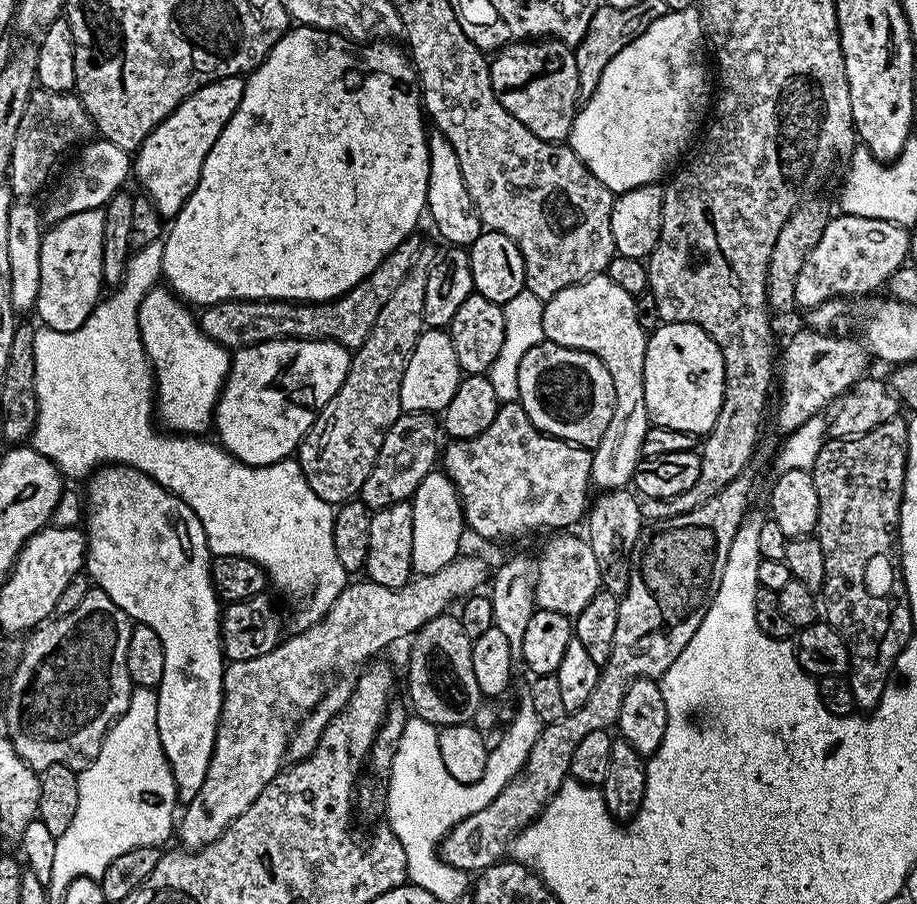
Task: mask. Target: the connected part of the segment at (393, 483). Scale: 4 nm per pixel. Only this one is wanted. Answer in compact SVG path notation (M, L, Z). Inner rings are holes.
M427 412L401 413L387 431L382 450L375 460L374 469L363 483L359 499L372 511L386 506L405 503L415 495L422 479L435 469L438 462L440 426L437 419Z

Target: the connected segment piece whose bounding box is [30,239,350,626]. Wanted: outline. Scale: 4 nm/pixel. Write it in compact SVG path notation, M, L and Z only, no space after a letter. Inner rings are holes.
M163 239L135 249L128 257L124 281L115 285L114 290L109 291L112 293L109 296L107 293L97 303L78 330L51 332L41 327L36 331L37 418L30 437L31 447L36 448L38 454L50 458L50 462L60 469L61 477L69 481L83 481L91 477L97 468L110 464L126 464L146 473L169 492L182 498L182 502L198 514L198 522L202 522L202 530L206 530L209 553L216 556L249 556L267 572L273 589L276 587L278 591L285 592L292 600L300 600L296 604L296 620L300 626L317 624L323 620L330 606L334 606L338 594L348 587L350 573L342 570L342 562L338 562L338 554L334 554L333 505L310 490L299 459L279 460L255 468L243 464L219 443L211 444L204 440L208 438L197 438L192 434L165 434L154 423L154 377L152 364L142 346L138 310L142 306L142 298L146 298L148 291L157 287L161 279L163 257Z

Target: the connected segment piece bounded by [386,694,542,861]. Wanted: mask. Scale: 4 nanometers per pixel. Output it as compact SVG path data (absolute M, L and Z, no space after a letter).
M527 694L521 695L520 705L517 706L500 745L497 748L495 745L488 753L482 778L473 784L463 784L458 782L458 778L450 778L450 770L442 766L442 754L438 754L438 735L434 726L425 720L409 719L408 730L402 734L400 754L394 758L386 813L387 823L393 834L399 836L408 857L413 861L430 859L434 856L438 838L443 837L449 828L494 802L500 791L523 773L524 763L541 727L538 714L534 714L534 706L530 706L530 698Z

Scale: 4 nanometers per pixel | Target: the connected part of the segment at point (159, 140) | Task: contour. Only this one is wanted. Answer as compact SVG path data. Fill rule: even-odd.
M227 76L202 86L187 96L136 149L134 180L144 187L143 195L154 202L160 216L176 217L198 186L206 154L218 142L218 134L222 134L234 110L238 110L238 102L242 102L244 82L244 76Z

